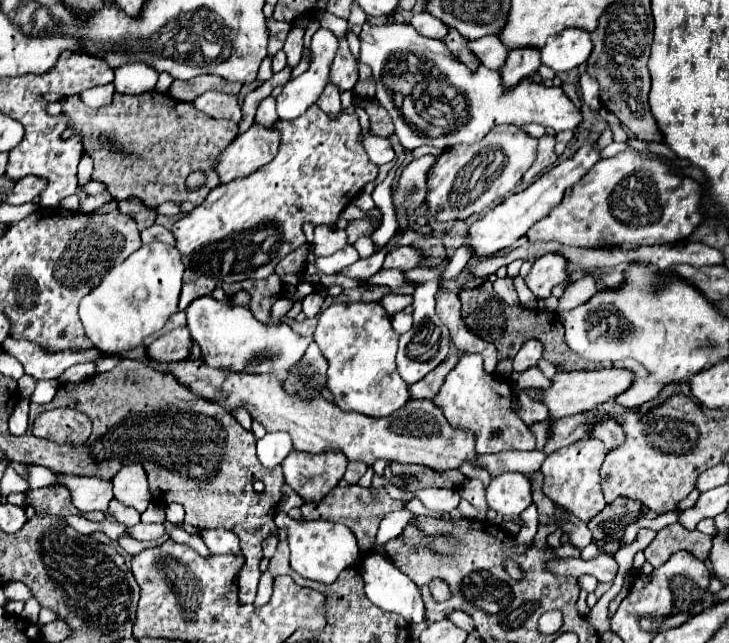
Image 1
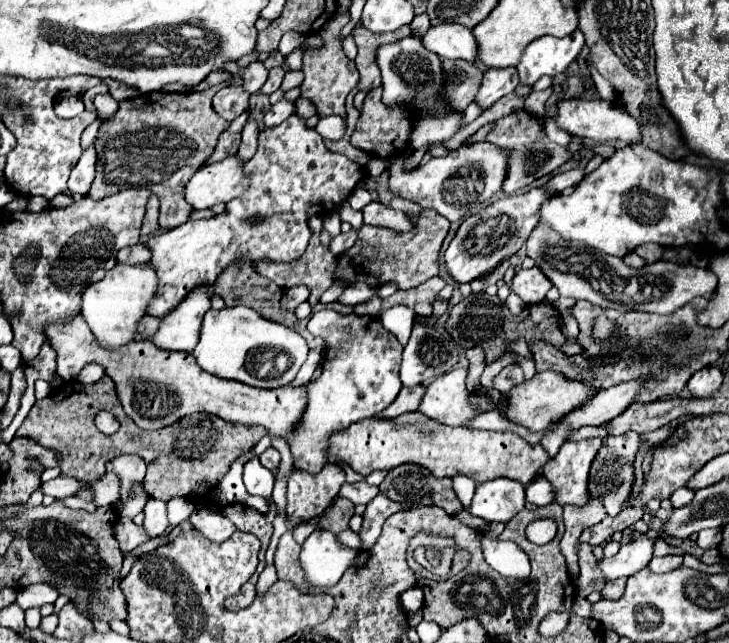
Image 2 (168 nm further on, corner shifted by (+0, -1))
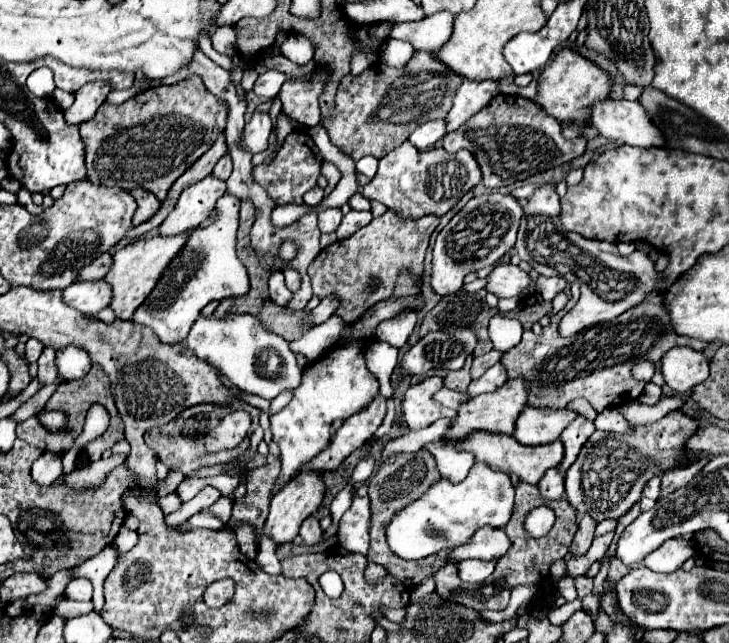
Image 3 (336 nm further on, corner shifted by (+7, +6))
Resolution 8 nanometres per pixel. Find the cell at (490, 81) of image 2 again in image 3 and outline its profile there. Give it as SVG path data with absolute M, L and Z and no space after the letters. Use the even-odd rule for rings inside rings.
M463 80L453 98L453 108L445 118L445 132L457 130L463 122L467 122L473 114L477 114L493 96L499 94L497 80Z

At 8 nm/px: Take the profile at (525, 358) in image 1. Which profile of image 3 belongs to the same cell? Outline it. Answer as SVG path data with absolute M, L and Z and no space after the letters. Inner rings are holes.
M497 362L495 366L491 366L481 378L477 380L471 380L471 384L467 386L465 394L467 396L477 396L477 394L483 394L483 392L493 392L497 390L499 386L503 386L507 382L507 374L505 374L505 368L501 362Z

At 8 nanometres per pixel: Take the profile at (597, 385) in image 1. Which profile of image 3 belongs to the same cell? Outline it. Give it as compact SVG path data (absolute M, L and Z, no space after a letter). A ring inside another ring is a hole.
M523 378L509 380L499 390L469 398L469 402L461 404L449 430L443 434L443 440L463 440L465 436L469 436L469 432L479 432L479 430L497 432L497 434L511 434L515 430L515 420L525 406L527 406L527 390L523 386Z

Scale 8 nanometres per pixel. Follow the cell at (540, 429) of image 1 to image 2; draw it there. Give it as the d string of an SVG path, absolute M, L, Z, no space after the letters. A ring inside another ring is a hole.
M544 475L534 477L526 485L526 501L530 501L534 505L546 505L546 503L554 501L554 491L550 489L550 483L544 479Z

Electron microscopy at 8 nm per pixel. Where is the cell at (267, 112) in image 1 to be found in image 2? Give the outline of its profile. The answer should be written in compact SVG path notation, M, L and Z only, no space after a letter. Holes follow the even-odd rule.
M248 119L248 123L244 125L244 131L242 131L242 145L238 149L238 155L240 159L250 159L254 153L256 153L256 147L258 147L258 133L260 133L260 125L256 119Z

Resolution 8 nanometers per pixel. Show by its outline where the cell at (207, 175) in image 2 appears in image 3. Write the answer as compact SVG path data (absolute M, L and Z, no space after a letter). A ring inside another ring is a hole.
M207 176L201 182L189 186L181 192L175 208L159 226L159 234L173 236L201 226L209 218L217 198L221 198L225 190L227 184L213 176Z

